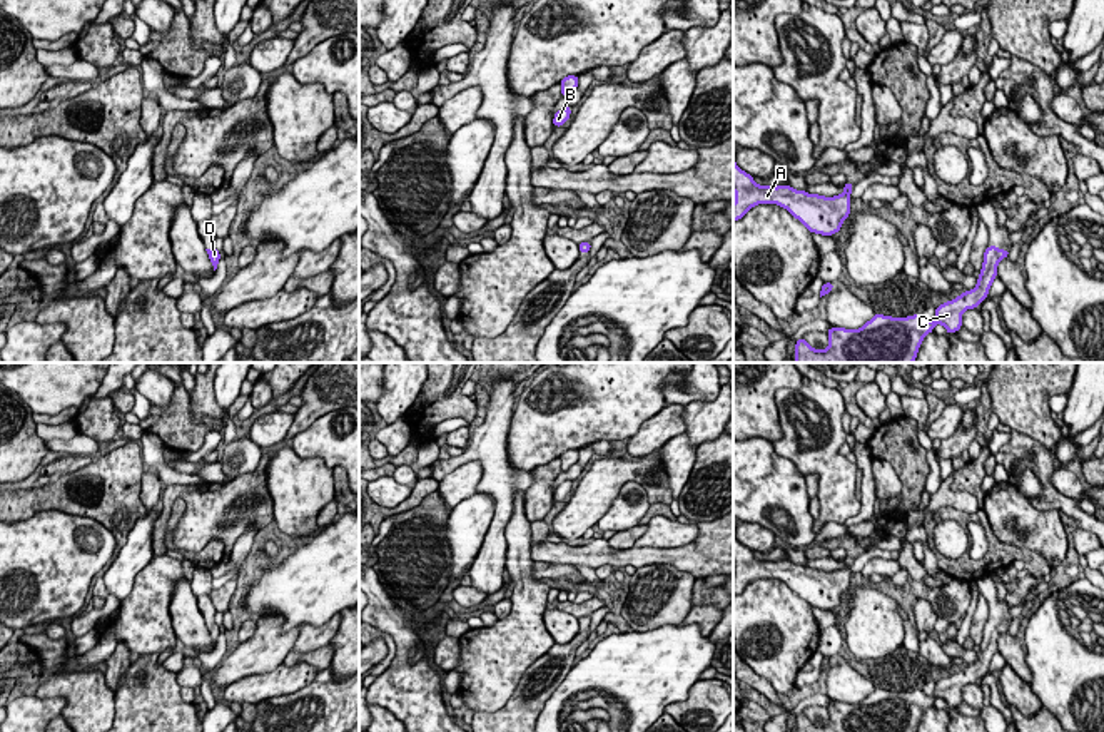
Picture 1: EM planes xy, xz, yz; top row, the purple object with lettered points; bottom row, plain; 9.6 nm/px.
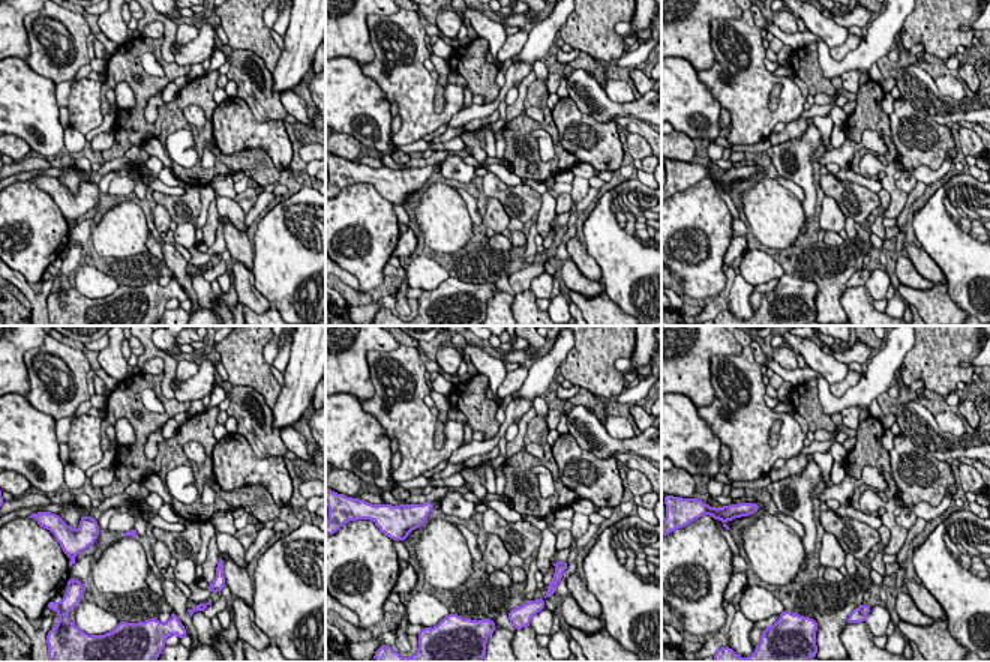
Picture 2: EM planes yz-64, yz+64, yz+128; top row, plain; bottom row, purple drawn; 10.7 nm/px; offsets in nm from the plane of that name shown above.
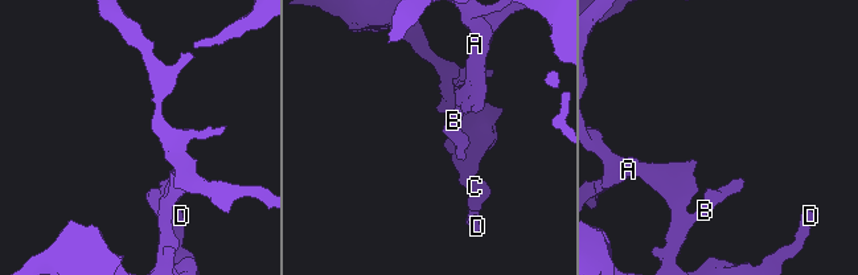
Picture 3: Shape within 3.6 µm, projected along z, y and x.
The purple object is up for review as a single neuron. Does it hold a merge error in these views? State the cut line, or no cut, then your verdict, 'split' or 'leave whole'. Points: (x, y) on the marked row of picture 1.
cut none; leave whole

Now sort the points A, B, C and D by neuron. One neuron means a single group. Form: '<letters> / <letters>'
A B C D

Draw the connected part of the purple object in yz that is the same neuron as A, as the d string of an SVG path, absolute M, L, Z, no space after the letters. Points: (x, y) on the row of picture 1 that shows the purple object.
M733 150L733 191L733 221L743 219L758 204L777 204L787 209L812 234L830 237L840 232L842 224L850 216L850 192L853 191L853 184L845 182L843 192L833 197L808 194L790 186L760 186L735 164Z

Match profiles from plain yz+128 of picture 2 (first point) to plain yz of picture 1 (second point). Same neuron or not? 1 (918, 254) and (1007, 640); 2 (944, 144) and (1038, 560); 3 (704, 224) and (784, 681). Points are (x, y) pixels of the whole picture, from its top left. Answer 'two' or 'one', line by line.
1: one
2: two
3: one

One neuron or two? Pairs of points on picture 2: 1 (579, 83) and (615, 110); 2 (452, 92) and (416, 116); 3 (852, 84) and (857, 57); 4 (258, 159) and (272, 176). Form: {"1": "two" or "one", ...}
{"1": "one", "2": "one", "3": "two", "4": "one"}

